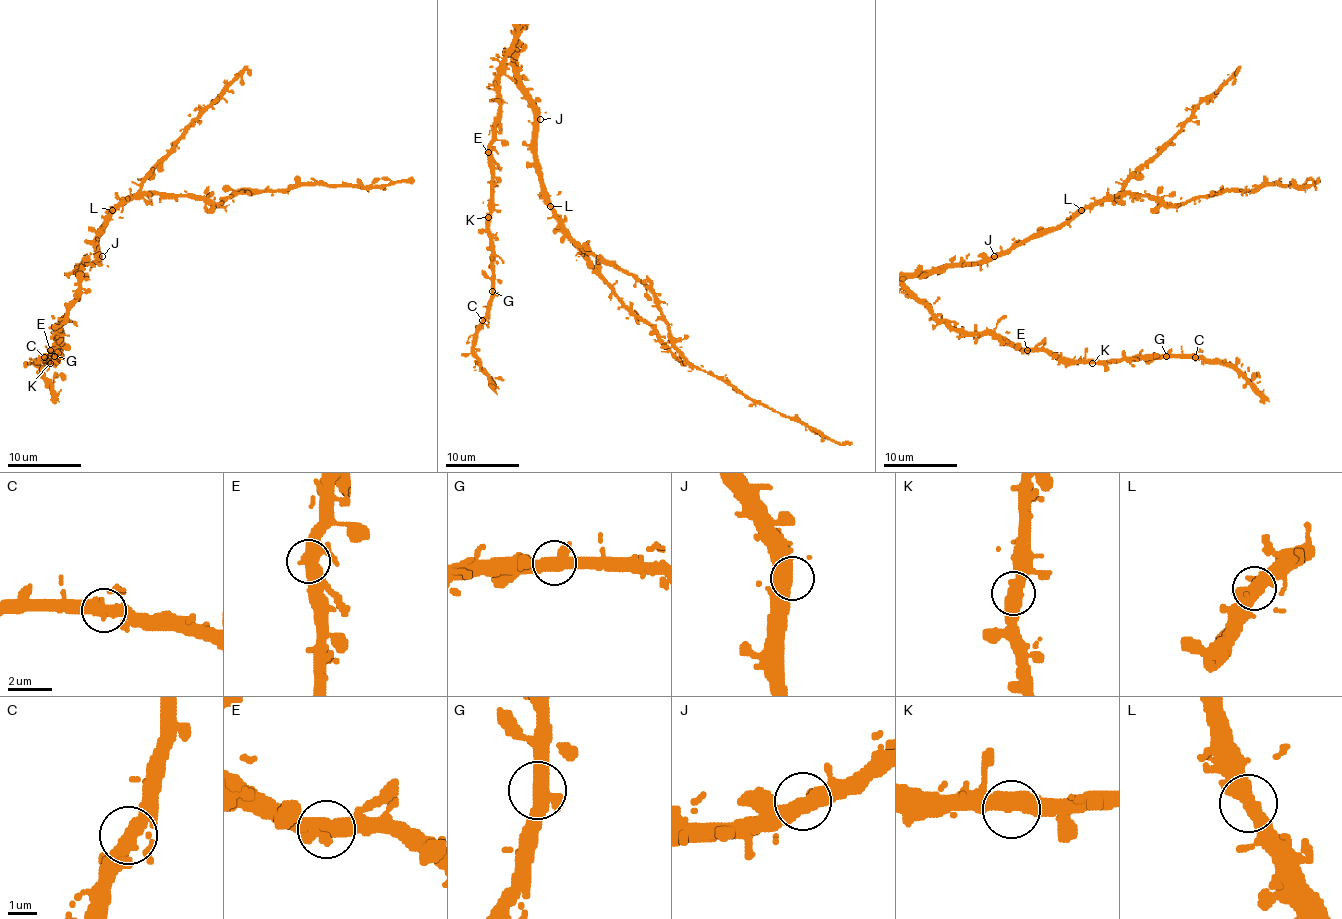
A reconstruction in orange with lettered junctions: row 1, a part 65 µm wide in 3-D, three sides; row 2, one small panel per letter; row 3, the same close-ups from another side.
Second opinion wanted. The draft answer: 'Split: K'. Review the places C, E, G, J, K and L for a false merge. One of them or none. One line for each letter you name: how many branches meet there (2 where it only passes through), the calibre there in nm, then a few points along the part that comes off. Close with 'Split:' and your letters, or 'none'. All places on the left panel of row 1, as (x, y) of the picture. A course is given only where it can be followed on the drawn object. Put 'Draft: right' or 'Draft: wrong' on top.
Draft: wrong
Split: none

